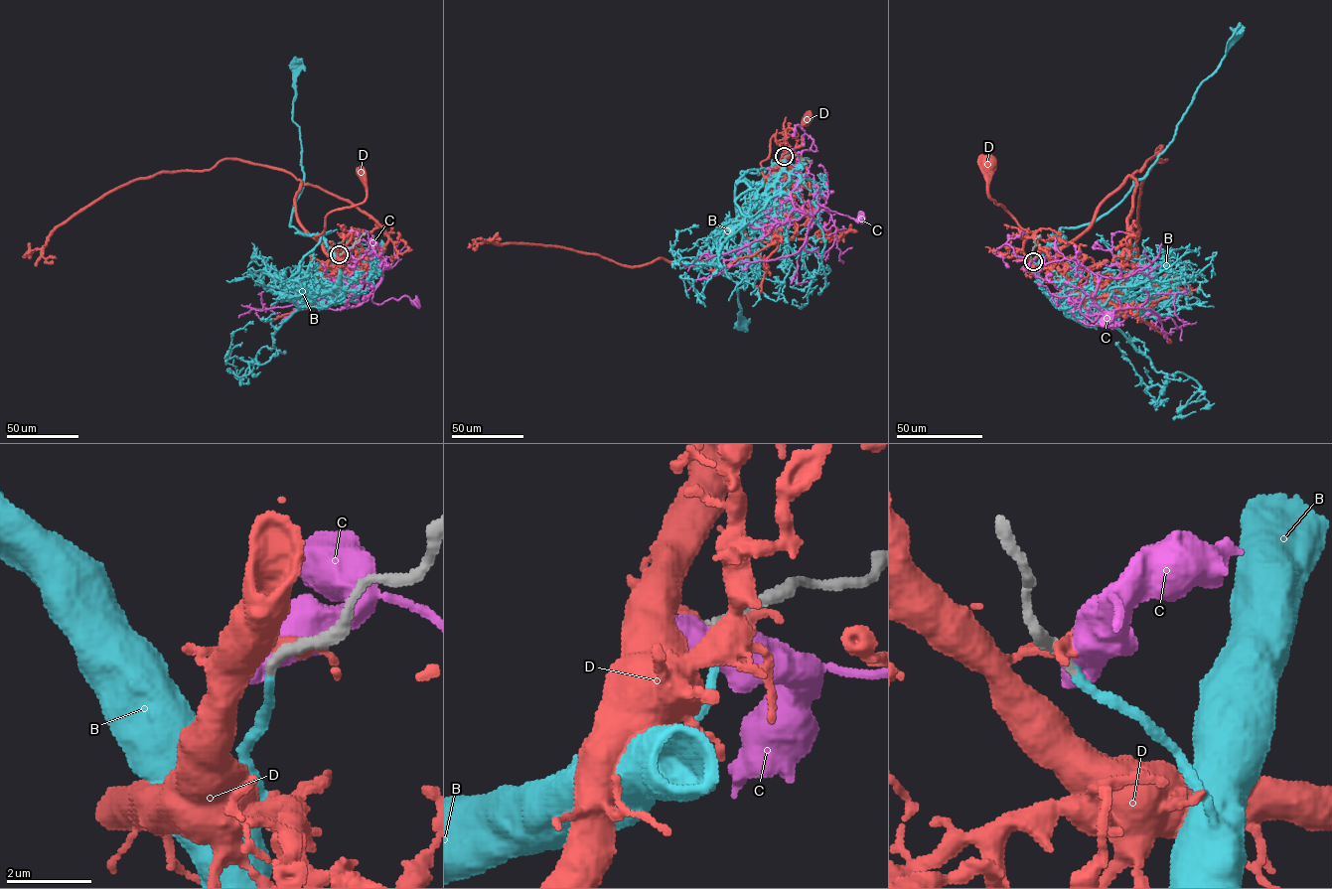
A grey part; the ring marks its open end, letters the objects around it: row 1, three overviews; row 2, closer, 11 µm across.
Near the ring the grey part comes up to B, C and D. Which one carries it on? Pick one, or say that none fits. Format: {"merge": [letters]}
{"merge": ["B"]}

